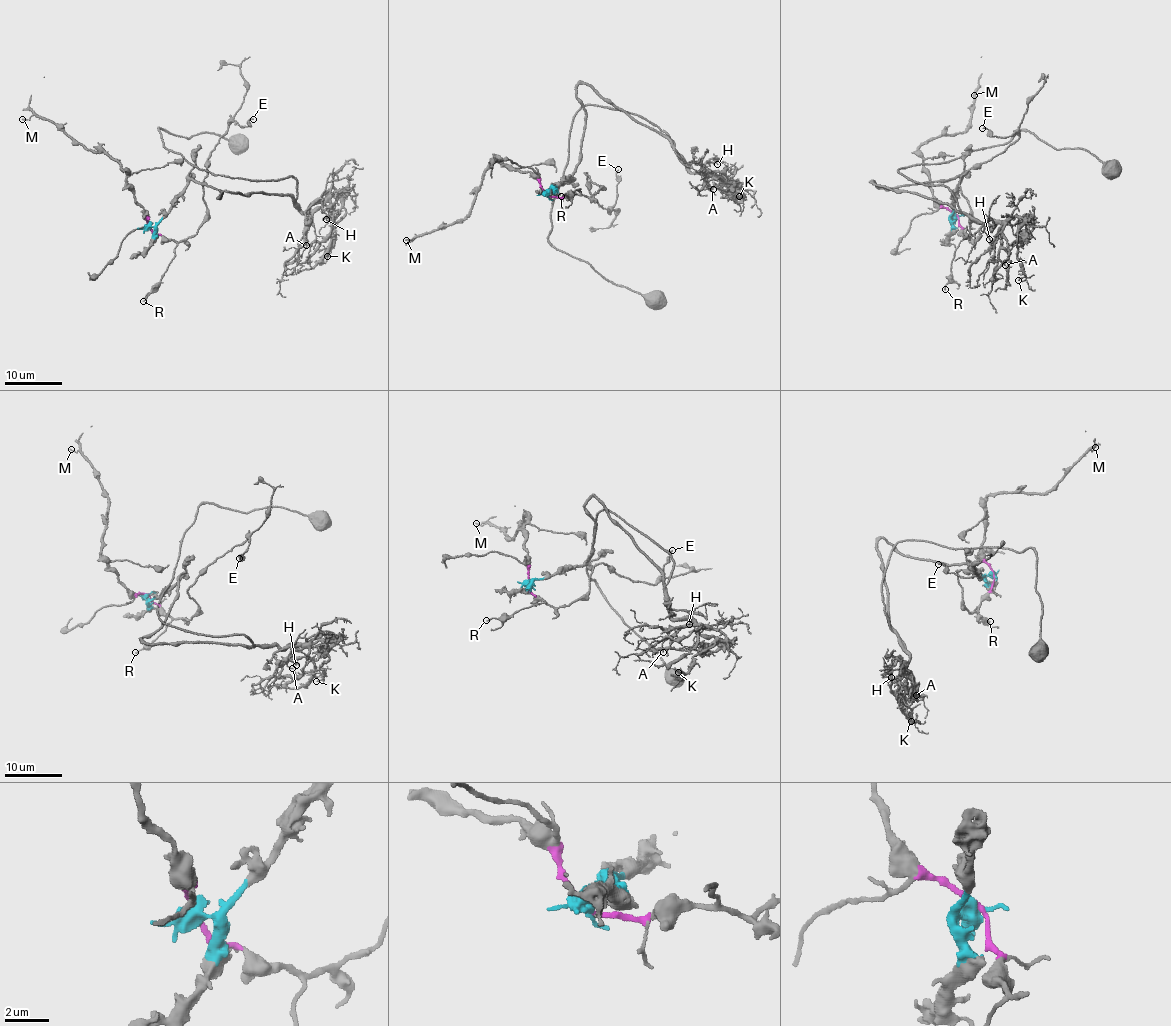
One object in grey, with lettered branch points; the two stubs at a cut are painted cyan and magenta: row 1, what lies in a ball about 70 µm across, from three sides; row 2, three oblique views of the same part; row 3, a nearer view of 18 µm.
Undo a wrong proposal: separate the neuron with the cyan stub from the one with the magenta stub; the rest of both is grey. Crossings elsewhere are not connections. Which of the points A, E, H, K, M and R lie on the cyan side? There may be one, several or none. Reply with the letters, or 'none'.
A, H, K

